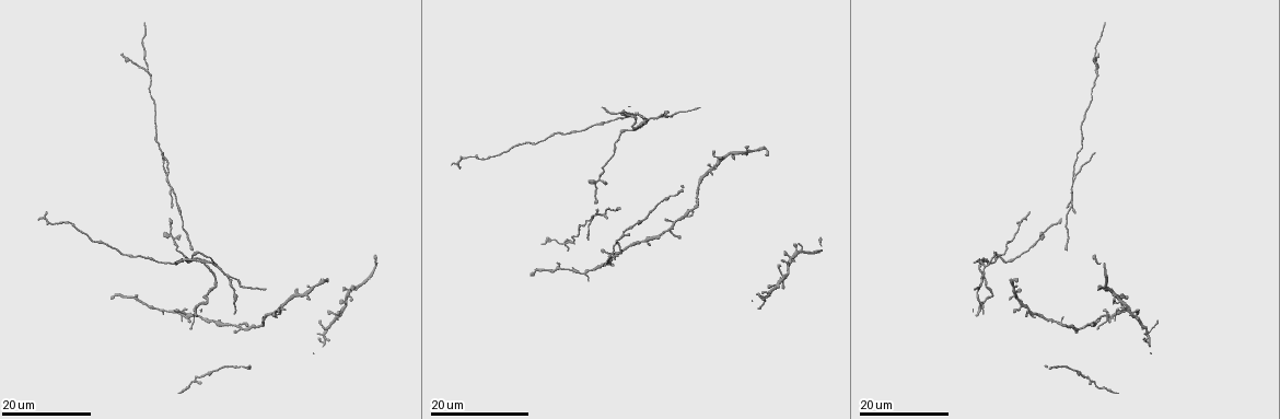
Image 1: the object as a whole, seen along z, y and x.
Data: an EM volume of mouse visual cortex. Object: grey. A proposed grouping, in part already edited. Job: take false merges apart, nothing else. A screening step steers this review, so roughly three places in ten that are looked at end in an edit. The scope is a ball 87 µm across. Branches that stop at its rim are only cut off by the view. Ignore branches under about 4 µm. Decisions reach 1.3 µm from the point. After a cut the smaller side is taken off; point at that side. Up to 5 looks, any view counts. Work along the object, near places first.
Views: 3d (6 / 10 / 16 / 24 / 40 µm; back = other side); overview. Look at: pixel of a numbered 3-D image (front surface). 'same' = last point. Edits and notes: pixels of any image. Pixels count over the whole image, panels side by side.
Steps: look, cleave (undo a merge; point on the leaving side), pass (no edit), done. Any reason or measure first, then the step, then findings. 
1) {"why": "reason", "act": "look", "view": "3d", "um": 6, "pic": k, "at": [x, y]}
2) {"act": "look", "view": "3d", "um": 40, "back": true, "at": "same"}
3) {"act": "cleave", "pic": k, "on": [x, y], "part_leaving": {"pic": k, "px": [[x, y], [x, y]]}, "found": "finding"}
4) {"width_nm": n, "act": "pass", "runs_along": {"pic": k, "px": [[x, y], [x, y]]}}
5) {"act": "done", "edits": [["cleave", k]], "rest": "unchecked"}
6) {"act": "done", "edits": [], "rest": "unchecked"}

{"act": "look", "view": "3d", "um": 24, "pic": 1, "at": [1006, 260]}

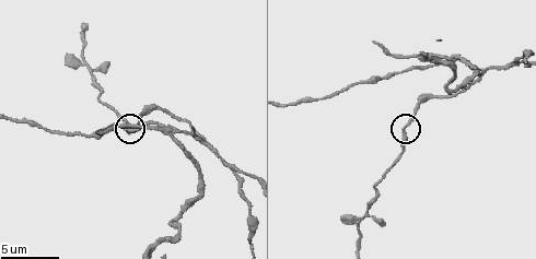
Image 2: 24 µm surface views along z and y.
{"why": "closer look", "act": "look", "view": "3d", "um": 6, "pic": 2, "at": [403, 129]}

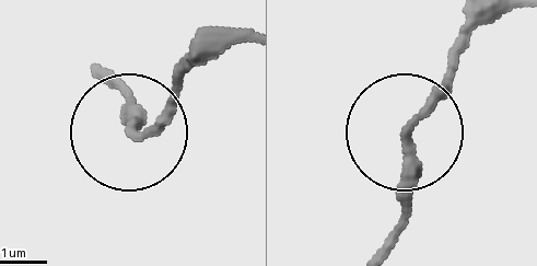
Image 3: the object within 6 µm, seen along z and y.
{"act": "pass", "runs_along": {"pic": 3, "px": [[489, 13], [415, 118], [395, 244]]}, "found": "all the same cell"}

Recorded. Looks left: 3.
{"why": "three-way junction", "act": "look", "view": "3d", "um": 10, "pic": 2, "at": [448, 60]}

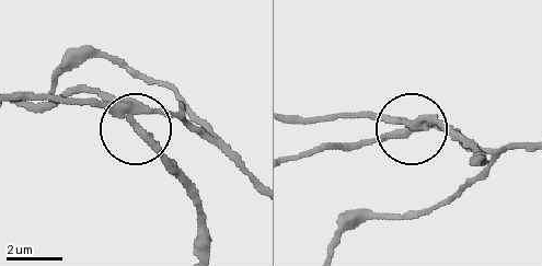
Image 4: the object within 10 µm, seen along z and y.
{"why": "closer look", "act": "look", "view": "3d", "um": 6, "pic": 4, "at": [136, 129]}

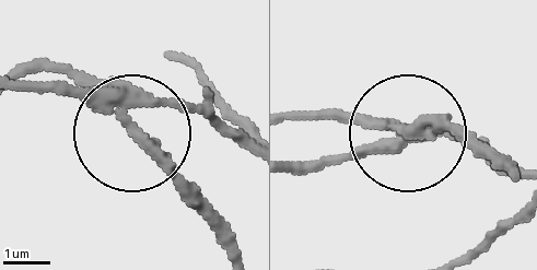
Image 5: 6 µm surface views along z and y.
{"act": "cleave", "pic": 5, "on": [63, 87], "part_leaving": {"pic": 5, "px": [[138, 101], [141, 132], [223, 249]]}, "found": "a second cell is stuck on"}

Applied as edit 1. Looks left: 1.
{"act": "done", "edits": [["cleave", 5]], "rest": "unchecked"}

